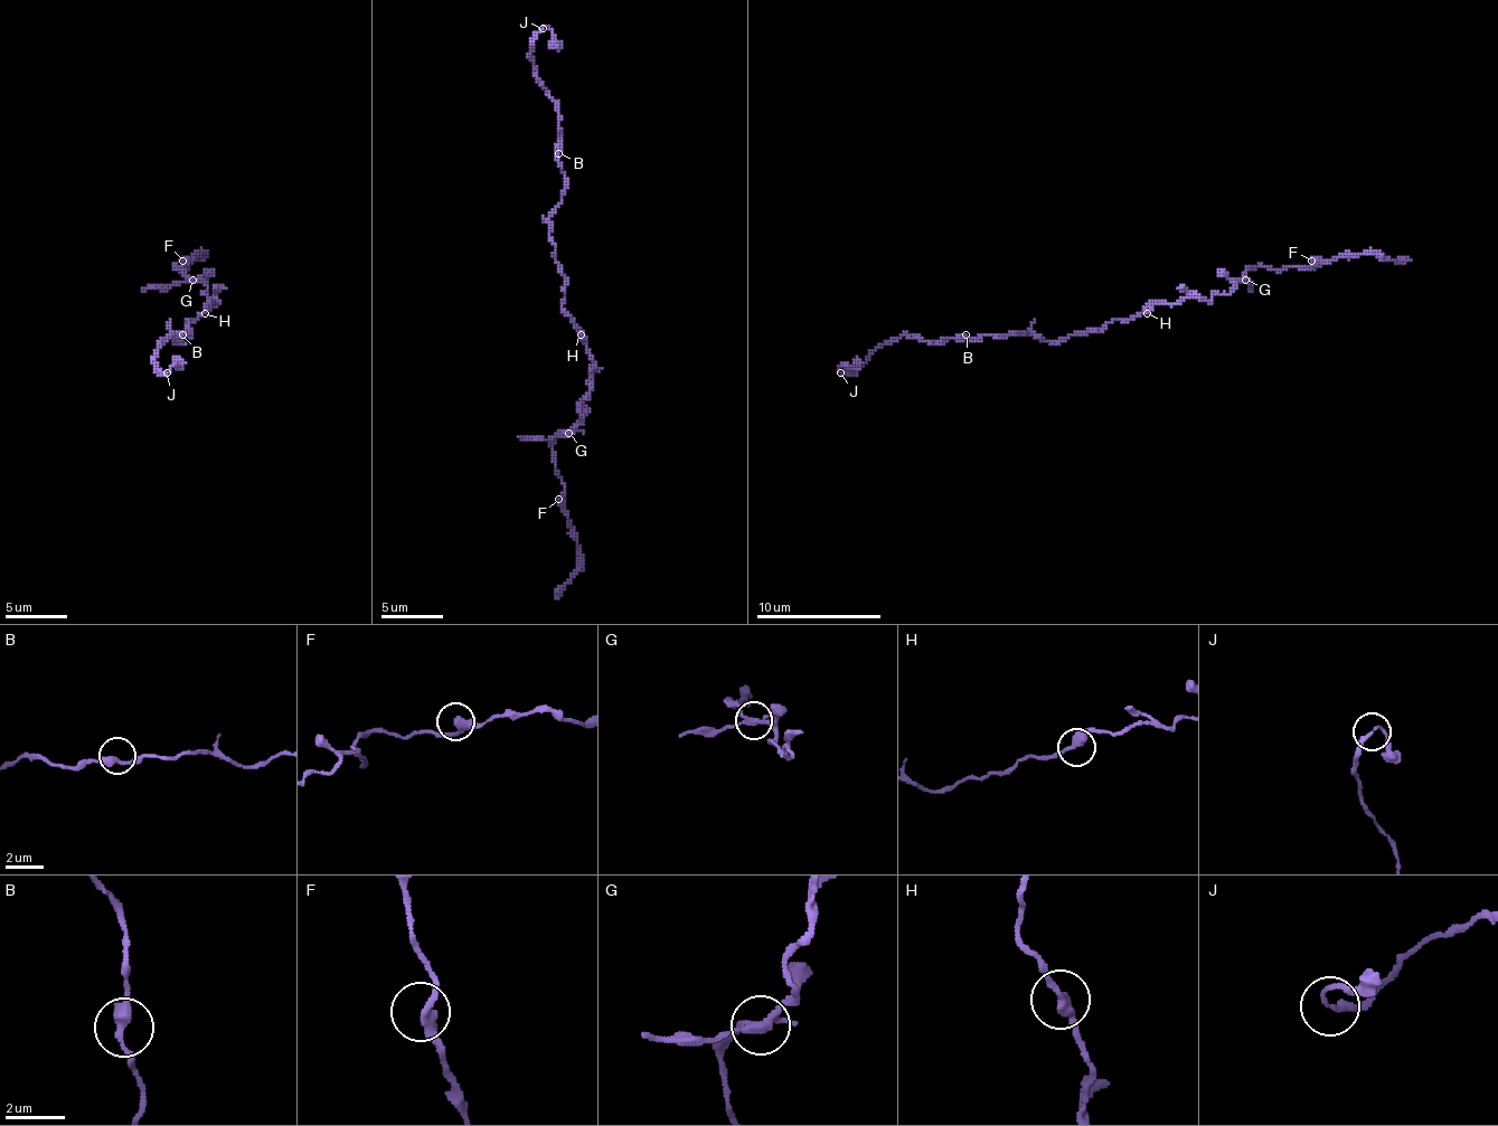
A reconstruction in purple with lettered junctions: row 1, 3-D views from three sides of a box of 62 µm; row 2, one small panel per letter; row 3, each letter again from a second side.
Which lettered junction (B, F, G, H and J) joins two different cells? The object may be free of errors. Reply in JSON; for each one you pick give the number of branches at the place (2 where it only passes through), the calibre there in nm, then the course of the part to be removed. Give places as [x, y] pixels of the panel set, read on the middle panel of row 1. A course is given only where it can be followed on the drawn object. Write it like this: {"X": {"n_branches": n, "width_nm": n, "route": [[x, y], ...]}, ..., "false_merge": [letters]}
{"G": {"n_branches": 3, "width_nm": 240, "route": [[567, 434], [525, 440], [518, 437]]}, "false_merge": ["G"]}

